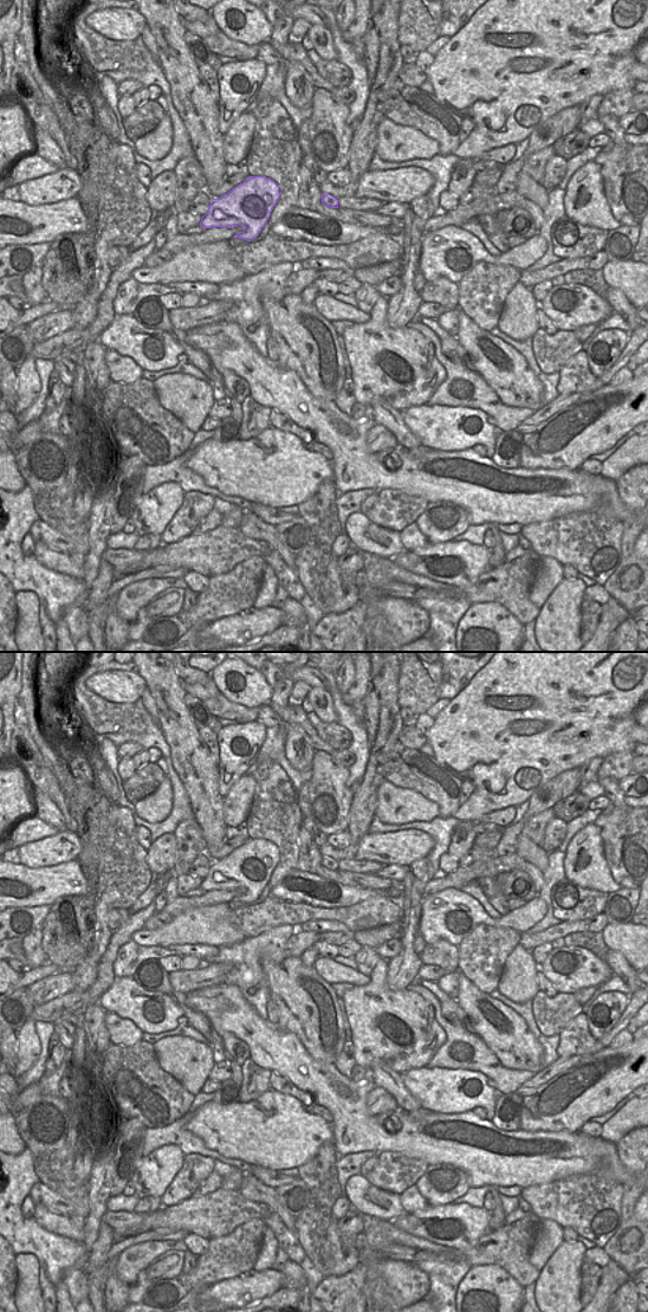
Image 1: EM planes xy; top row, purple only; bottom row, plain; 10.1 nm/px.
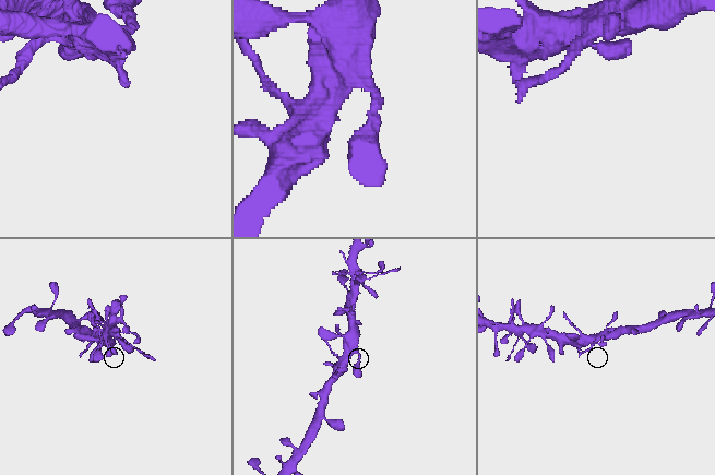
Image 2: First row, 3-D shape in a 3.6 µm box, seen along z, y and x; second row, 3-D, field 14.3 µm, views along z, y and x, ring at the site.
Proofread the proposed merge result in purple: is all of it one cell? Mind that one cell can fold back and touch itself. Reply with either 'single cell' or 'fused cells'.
single cell

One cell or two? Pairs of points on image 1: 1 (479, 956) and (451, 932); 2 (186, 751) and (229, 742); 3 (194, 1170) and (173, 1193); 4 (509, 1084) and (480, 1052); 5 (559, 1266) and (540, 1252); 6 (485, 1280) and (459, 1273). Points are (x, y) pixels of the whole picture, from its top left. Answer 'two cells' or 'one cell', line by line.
1: two cells
2: two cells
3: one cell
4: one cell
5: two cells
6: two cells

